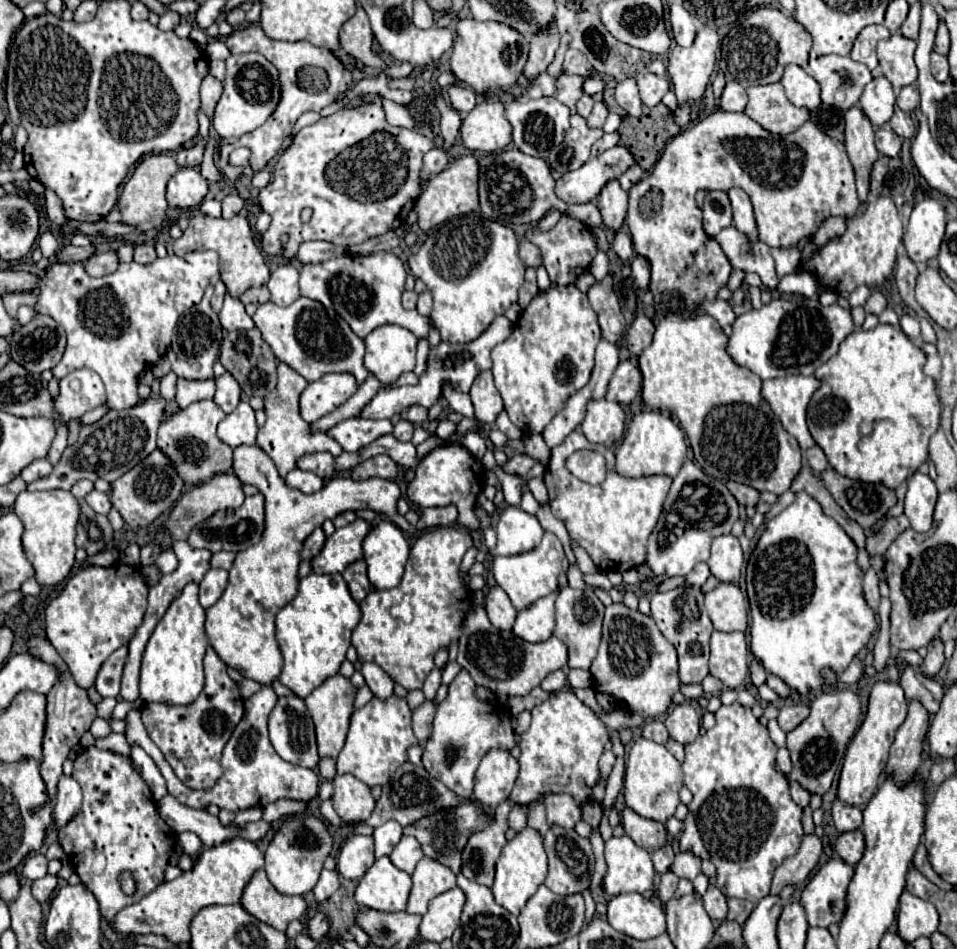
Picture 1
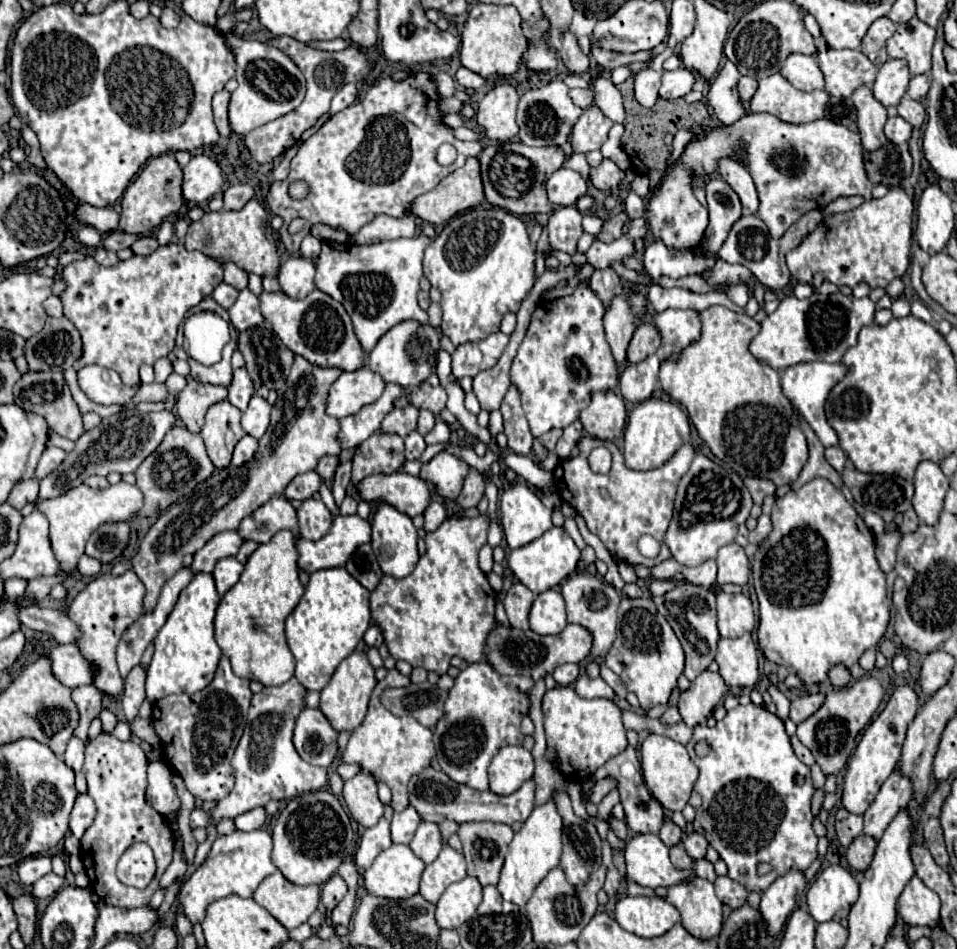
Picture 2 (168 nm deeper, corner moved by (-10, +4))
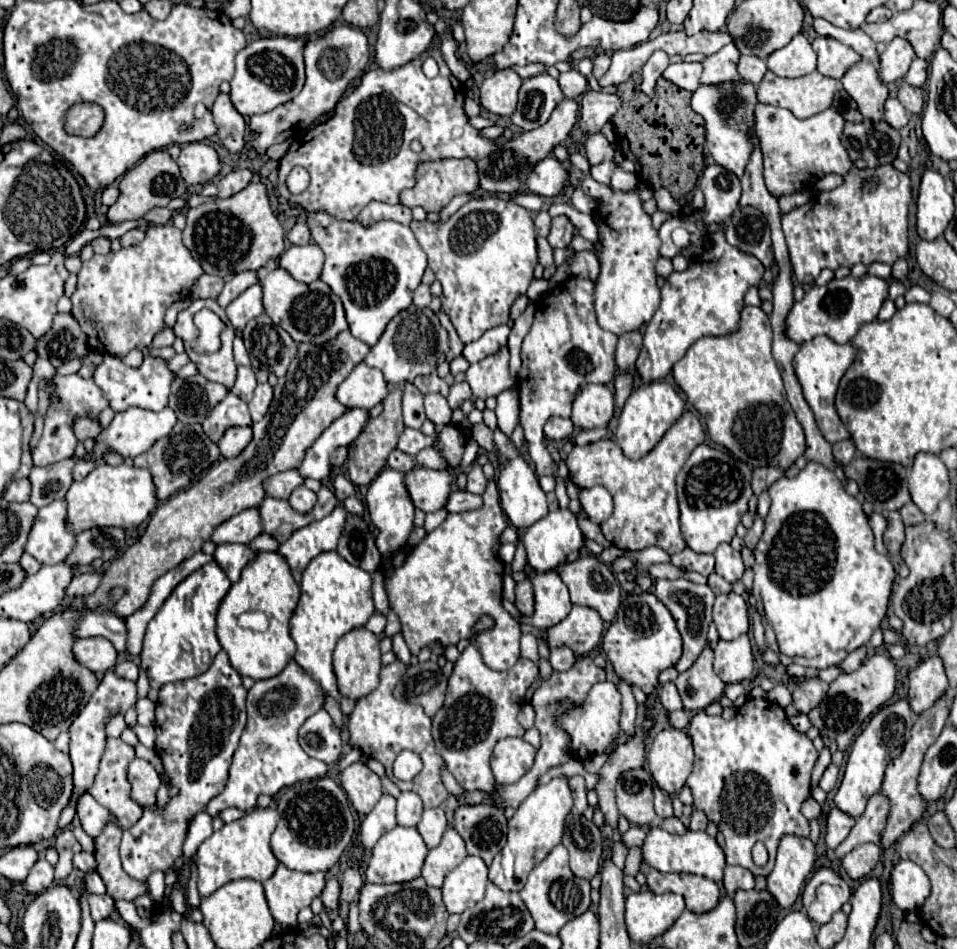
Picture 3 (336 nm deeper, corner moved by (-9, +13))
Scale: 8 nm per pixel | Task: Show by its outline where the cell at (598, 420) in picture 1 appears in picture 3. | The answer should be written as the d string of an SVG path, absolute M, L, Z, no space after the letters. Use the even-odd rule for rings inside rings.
M586 384L574 400L572 422L580 430L606 426L614 416L614 392L604 384Z

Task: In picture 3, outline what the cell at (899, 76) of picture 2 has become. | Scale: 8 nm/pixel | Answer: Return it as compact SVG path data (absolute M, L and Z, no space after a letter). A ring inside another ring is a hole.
M902 38L892 40L880 54L880 70L878 70L880 82L892 84L902 80L910 68L912 58L914 58L914 50L908 44L908 40Z

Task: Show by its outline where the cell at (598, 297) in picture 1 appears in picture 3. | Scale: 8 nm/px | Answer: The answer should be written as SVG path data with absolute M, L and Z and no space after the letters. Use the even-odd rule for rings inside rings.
M578 252L572 266L570 266L574 276L580 278L590 278L590 280L598 280L600 276L600 260L594 252Z

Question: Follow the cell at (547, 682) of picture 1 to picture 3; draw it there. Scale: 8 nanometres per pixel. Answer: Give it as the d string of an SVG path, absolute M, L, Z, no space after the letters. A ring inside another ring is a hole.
M552 648L550 650L550 664L554 670L570 670L576 662L576 656L570 648Z

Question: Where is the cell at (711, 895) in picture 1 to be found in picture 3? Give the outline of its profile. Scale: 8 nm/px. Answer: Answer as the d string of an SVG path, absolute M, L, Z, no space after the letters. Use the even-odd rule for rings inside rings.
M726 866L724 868L724 880L722 880L726 894L732 896L736 890L752 890L754 888L754 876L746 868L740 866Z

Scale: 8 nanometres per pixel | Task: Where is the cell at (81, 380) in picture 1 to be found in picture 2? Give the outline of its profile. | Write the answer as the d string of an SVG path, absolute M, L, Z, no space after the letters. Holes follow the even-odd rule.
M101 365L83 367L79 371L79 387L99 405L127 405L139 391L139 387L125 385L113 369Z

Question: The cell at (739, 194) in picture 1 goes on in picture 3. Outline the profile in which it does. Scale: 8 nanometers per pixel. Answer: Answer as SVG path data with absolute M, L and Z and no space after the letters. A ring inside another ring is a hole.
M726 82L716 86L698 86L692 96L692 110L704 116L706 120L706 146L712 154L714 162L724 166L742 178L744 168L748 164L748 156L752 152L750 144L750 128L754 126L754 106L756 106L756 88L744 82Z

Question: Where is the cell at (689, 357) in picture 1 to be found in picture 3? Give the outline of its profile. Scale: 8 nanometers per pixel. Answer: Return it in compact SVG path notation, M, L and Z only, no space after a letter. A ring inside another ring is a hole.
M744 306L738 330L726 336L704 336L694 342L682 360L672 366L676 384L706 422L712 442L728 448L750 468L776 466L786 470L804 454L804 430L784 392L778 366L772 358L770 318L758 306Z

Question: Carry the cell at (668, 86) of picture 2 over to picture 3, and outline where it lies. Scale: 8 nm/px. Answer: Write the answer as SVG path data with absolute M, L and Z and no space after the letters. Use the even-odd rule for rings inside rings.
M678 62L678 64L670 64L664 70L664 78L672 84L676 84L682 90L690 90L694 92L700 86L700 76L702 76L702 64L694 62Z

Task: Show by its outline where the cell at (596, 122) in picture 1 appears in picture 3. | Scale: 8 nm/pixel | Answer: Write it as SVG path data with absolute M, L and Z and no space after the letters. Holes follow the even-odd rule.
M598 54L596 58L594 58L594 70L592 70L592 74L594 74L594 78L596 80L600 80L606 72L608 72L608 68L610 68L610 56L608 54Z

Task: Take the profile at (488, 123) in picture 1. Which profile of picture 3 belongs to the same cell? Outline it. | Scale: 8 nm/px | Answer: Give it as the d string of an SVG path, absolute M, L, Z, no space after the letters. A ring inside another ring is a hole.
M498 70L480 86L480 106L496 116L512 116L522 80L512 70Z

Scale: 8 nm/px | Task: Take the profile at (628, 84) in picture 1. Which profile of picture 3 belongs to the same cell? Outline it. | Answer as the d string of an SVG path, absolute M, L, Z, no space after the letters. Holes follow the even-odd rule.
M654 52L648 62L642 68L642 84L640 90L648 96L654 96L654 88L656 88L656 80L662 76L662 72L666 70L666 66L670 64L668 54L666 52Z

